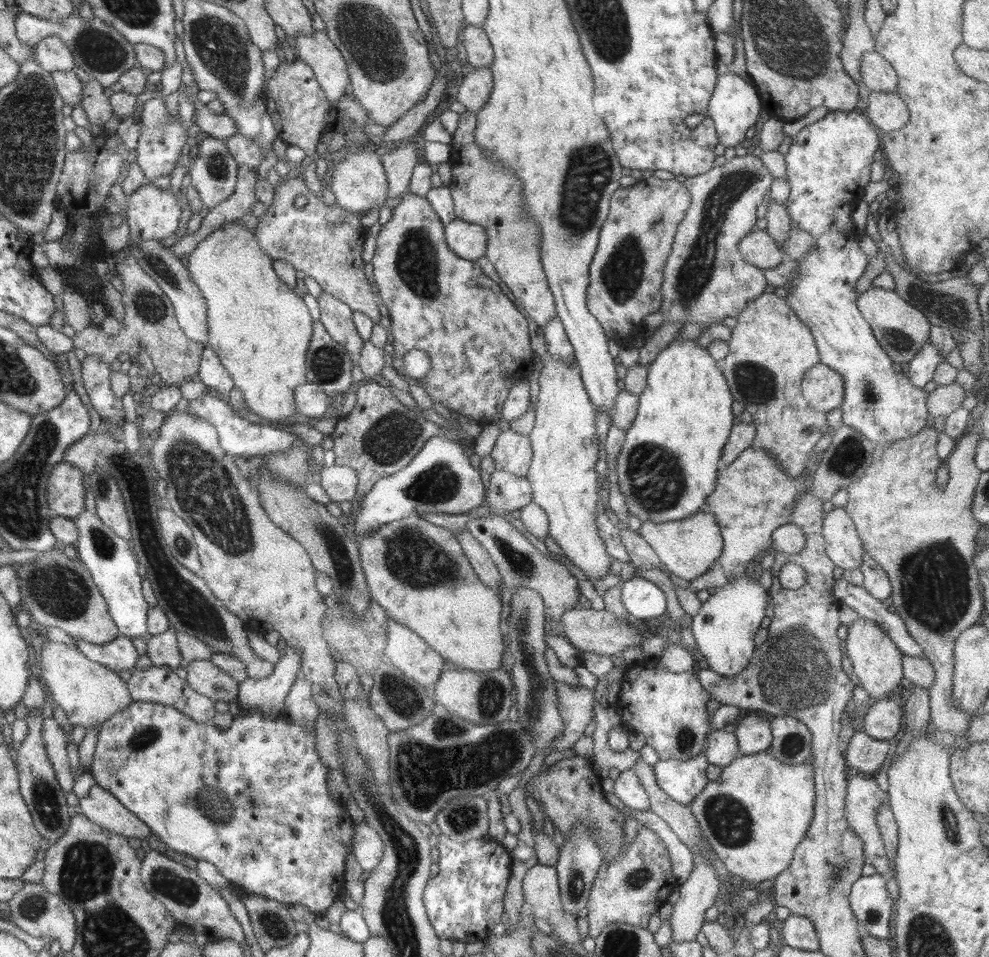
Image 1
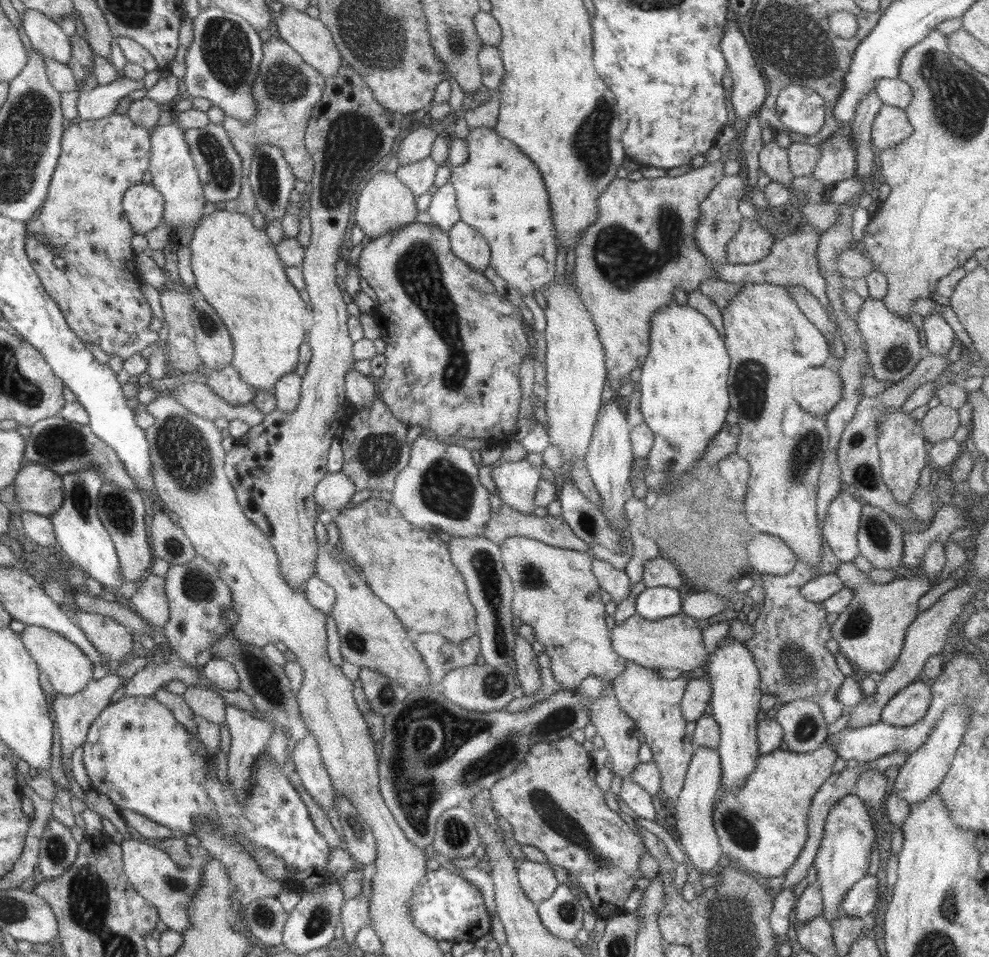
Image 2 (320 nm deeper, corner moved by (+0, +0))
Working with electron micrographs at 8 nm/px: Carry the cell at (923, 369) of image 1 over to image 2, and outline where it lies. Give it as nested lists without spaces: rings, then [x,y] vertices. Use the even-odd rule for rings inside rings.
[[[934,311],[925,316],[922,328],[924,334],[926,334],[926,346],[931,353],[930,355],[948,356],[957,336],[948,321],[941,315],[941,312]]]

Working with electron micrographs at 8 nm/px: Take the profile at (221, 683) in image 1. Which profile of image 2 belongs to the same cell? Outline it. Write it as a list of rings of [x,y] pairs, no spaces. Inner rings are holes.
[[[197,683],[191,685],[183,694],[183,699],[188,707],[194,712],[216,725],[225,722],[225,706],[226,702],[219,694],[215,693],[209,687]]]

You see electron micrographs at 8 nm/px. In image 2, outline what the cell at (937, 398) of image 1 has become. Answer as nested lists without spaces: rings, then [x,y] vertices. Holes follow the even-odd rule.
[[[940,404],[928,409],[922,419],[924,439],[930,443],[936,443],[953,438],[955,432],[961,426],[959,423],[959,411],[950,406]]]

